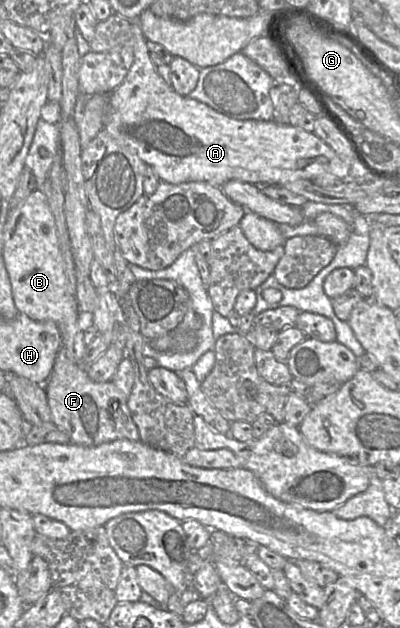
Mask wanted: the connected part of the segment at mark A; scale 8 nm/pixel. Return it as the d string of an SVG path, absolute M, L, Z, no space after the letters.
M133 21L133 37L134 37L134 61L124 78L123 82L110 93L110 119L107 124L98 133L105 132L110 138L113 138L117 143L127 148L131 153L137 155L145 162L157 175L160 182L170 184L180 184L185 182L205 182L212 186L223 186L231 180L251 183L254 185L283 185L288 182L293 182L299 179L312 180L318 176L333 176L336 179L344 179L350 174L351 162L350 159L341 158L326 142L316 136L313 132L308 132L300 127L294 127L289 124L279 124L272 120L257 121L257 120L236 120L221 114L208 105L197 100L190 99L186 96L177 94L172 87L161 77L150 59L150 54L147 48L147 40L144 37L141 28L137 21Z

